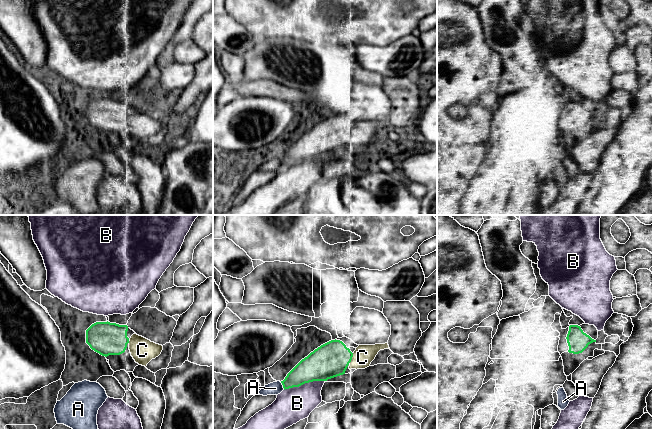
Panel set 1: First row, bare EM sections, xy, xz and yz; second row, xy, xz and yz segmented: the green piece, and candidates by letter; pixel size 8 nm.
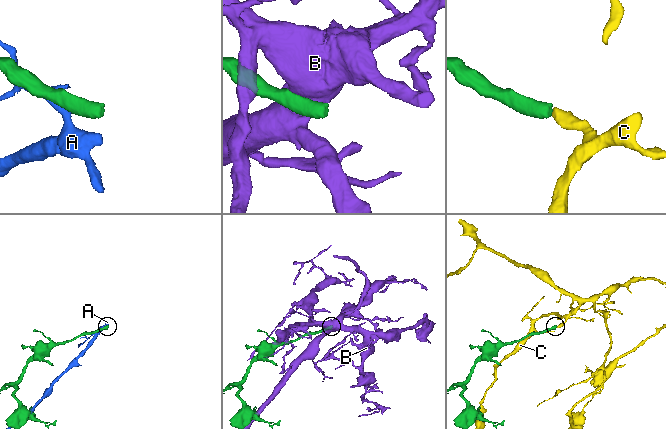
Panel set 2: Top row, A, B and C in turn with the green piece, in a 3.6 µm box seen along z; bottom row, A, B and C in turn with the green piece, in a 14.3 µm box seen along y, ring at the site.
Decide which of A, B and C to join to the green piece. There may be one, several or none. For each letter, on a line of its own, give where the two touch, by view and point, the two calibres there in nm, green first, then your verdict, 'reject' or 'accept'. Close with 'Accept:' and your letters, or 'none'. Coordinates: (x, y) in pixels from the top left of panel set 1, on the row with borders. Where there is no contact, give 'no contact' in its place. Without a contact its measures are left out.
A: meets green in xz at (283, 386); 200 nm thick on the green side, 110 nm on the other; reject
B: meets green in xz at (304, 383); 260 nm thick on the green side, 280 nm on the other; reject
C: meets green in xz at (351, 358); 280 nm thick on the green side, 160 nm on the other; accept
Accept: C

